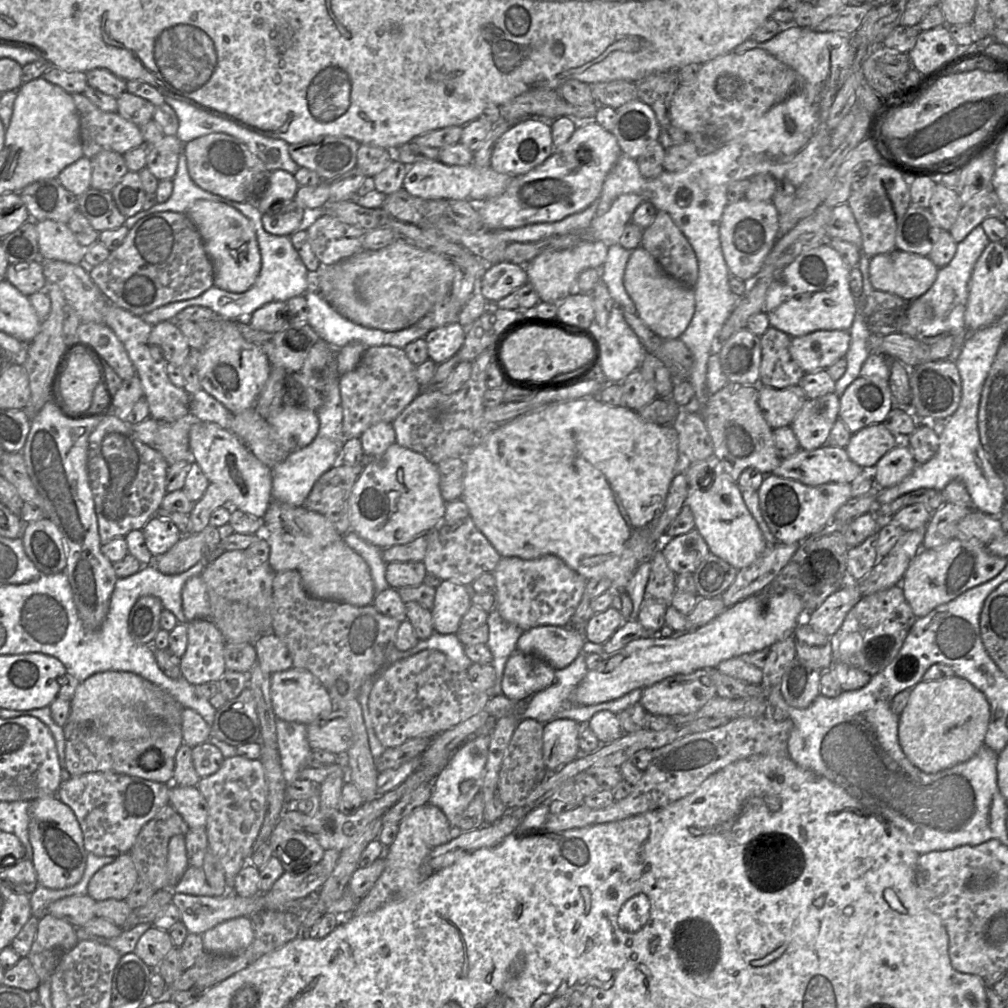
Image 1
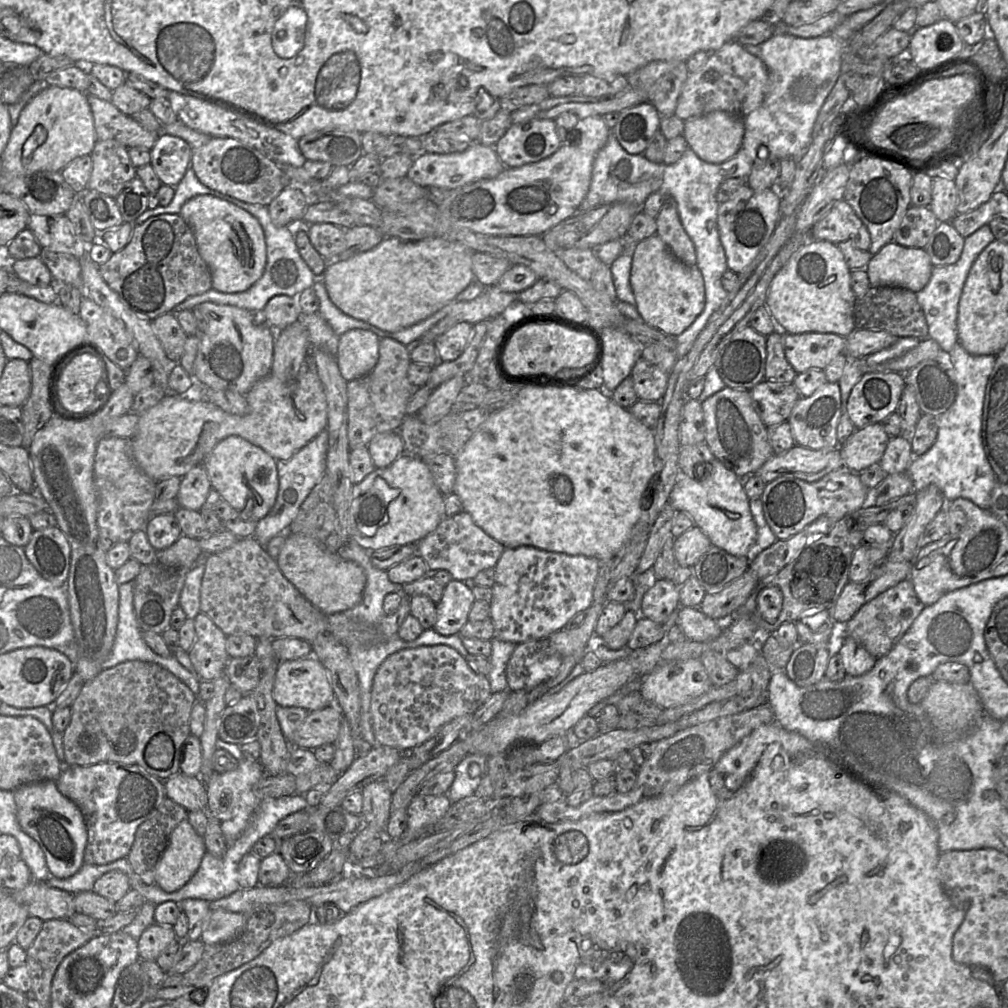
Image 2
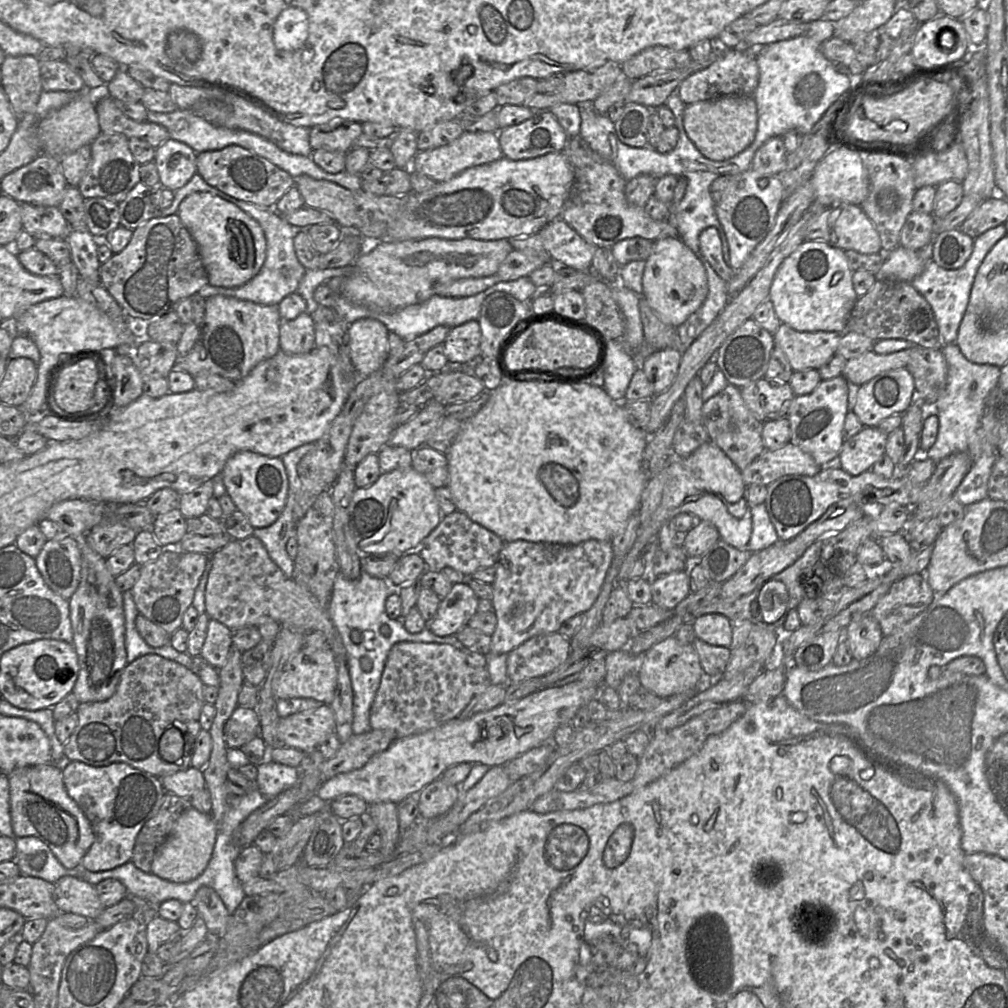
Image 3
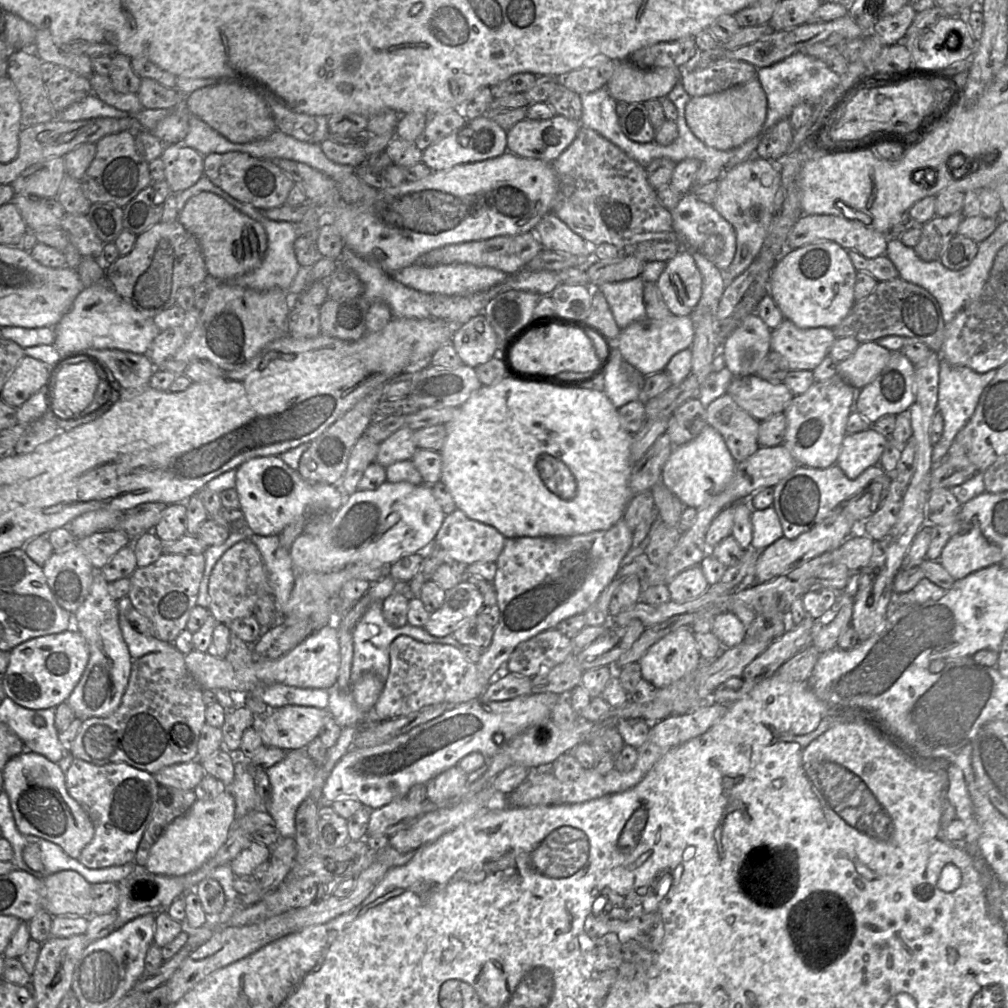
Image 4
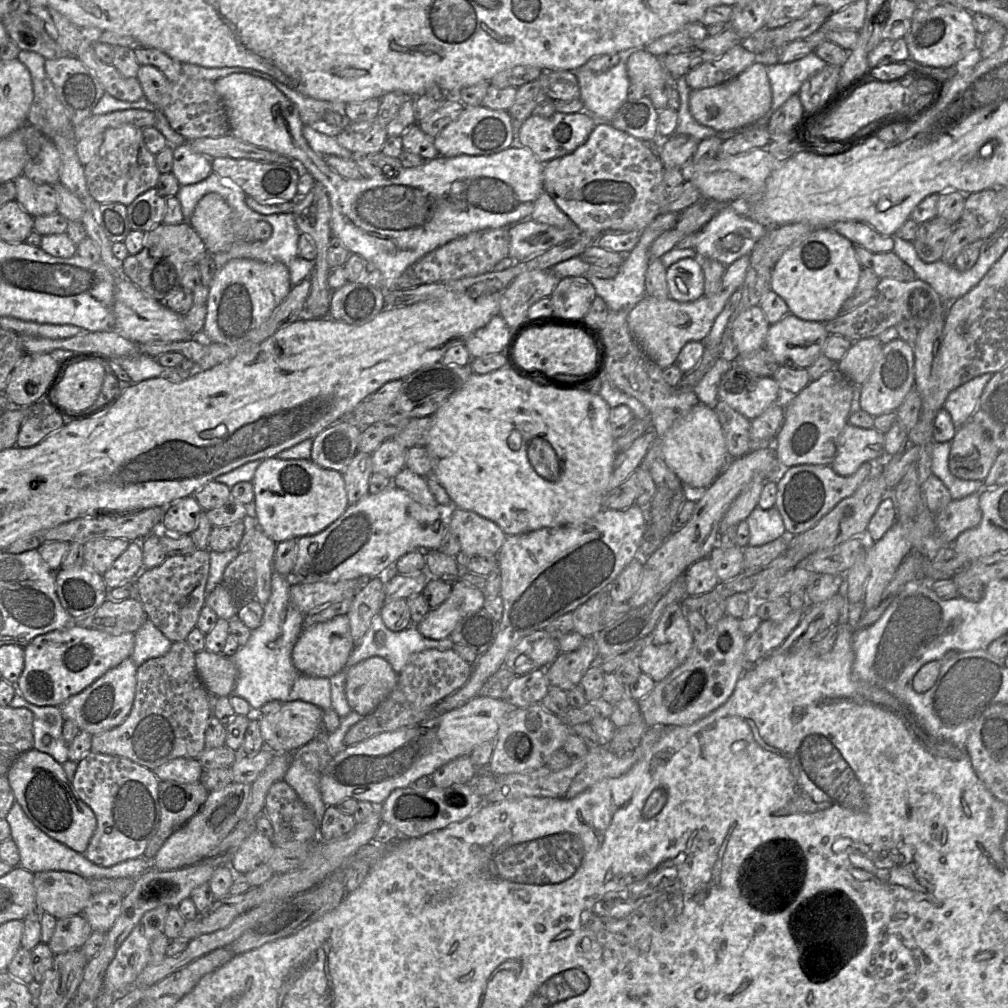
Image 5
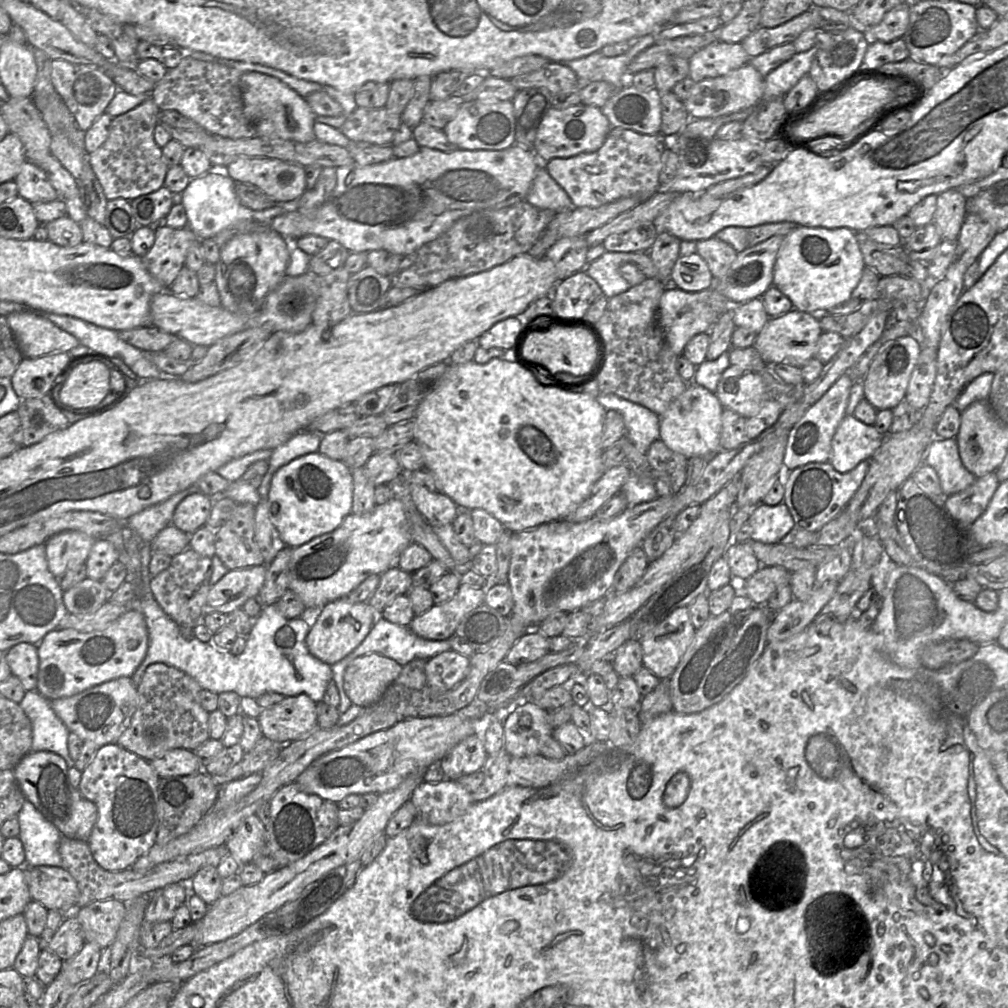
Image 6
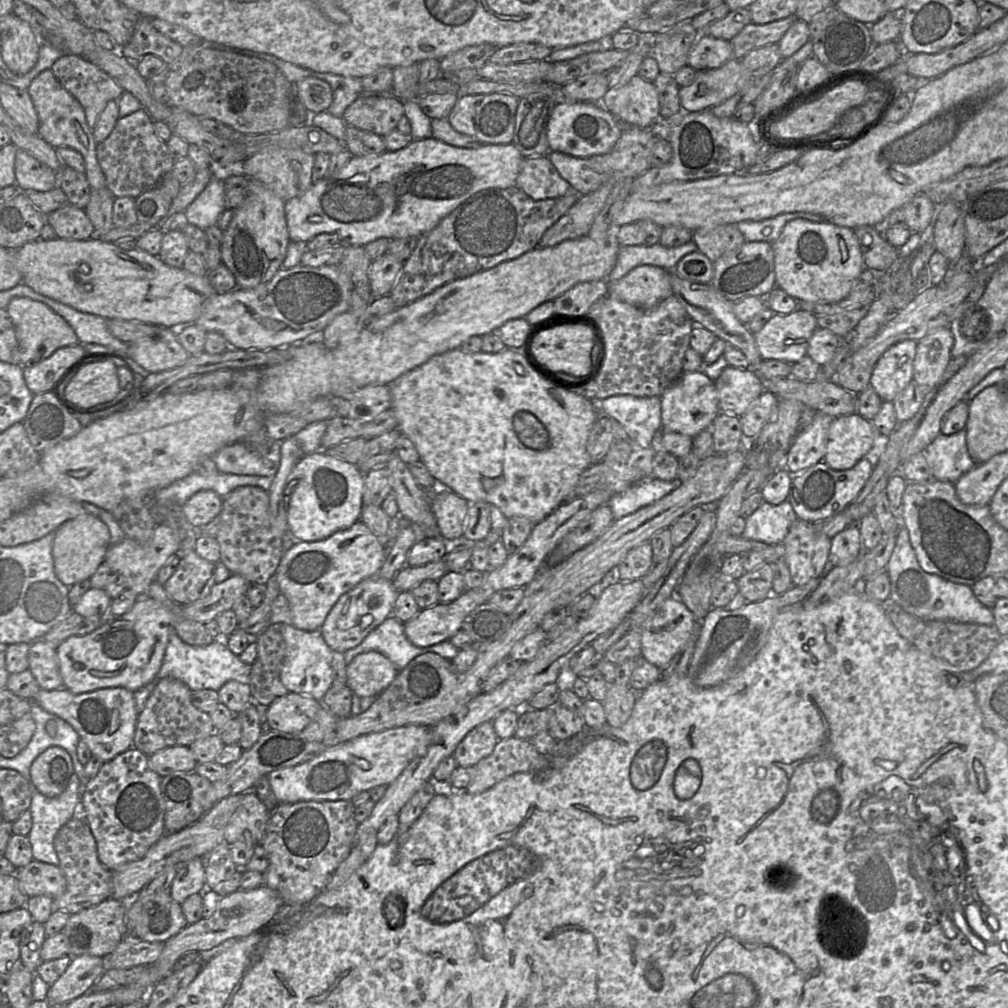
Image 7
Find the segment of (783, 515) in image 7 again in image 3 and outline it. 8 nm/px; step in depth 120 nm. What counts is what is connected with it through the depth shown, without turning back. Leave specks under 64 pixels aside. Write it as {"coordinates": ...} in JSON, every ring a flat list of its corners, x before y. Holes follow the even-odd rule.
{"coordinates":[[765,503,751,506,752,533,748,551,756,553,778,542,779,537,770,520]]}

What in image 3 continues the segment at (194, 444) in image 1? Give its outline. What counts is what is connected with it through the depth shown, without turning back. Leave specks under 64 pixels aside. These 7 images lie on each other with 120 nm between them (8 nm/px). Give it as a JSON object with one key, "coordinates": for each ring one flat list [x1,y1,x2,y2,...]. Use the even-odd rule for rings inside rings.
{"coordinates":[[239,451,225,463,220,478,237,510,241,511,253,528,273,524,283,511,288,495,288,478,281,458,268,457,251,451]]}

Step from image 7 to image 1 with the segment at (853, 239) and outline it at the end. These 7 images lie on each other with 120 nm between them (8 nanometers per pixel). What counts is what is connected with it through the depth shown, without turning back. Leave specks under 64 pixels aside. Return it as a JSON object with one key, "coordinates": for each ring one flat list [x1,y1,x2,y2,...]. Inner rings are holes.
{"coordinates":[[828,242,801,253,768,289,764,312,770,326,791,338,818,330,849,331,857,311,857,300,849,285,850,269]]}

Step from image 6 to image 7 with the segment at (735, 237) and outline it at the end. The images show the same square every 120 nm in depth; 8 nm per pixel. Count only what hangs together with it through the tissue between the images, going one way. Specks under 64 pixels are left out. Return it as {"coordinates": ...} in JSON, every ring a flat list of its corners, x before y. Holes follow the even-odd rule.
{"coordinates":[[793,212,777,215,761,221,742,221,738,229,747,242,768,242,773,244,780,236,784,226,791,220,802,218,812,222,825,222,825,218,808,212]]}

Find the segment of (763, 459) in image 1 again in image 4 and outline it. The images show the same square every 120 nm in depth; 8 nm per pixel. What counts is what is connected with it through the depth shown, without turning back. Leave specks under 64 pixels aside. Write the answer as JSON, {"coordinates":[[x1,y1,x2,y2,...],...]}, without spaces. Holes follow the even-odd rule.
{"coordinates":[[729,394,715,399,705,410,707,425,722,435,736,463,744,461,760,447,760,422,740,408]]}

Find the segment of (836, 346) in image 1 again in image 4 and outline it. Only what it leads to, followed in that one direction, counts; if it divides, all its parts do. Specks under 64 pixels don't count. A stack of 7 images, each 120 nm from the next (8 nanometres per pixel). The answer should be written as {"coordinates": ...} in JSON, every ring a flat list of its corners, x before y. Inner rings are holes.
{"coordinates":[[784,318,771,332,771,350,783,356,790,371,813,371,828,355,835,340,830,328,800,329]]}

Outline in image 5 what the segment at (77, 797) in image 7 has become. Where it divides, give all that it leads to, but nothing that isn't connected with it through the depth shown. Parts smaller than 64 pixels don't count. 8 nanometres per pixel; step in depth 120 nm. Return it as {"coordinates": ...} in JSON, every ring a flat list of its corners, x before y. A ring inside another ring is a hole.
{"coordinates":[[17,802,13,804,5,820,10,825,10,838,15,842,19,851,19,866,33,874,44,871,66,871,78,874,85,879,137,878,151,868,151,862,144,858,126,860,111,867,97,866,90,862,83,854,73,851,45,834,28,818]]}

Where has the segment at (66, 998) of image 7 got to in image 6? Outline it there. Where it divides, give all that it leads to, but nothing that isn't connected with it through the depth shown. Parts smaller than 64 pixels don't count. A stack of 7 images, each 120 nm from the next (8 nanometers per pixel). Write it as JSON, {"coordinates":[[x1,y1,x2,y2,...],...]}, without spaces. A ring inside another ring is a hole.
{"coordinates":[[84,943,82,949,70,960,63,963,63,973,74,986,89,981,98,973,102,949,94,943]]}

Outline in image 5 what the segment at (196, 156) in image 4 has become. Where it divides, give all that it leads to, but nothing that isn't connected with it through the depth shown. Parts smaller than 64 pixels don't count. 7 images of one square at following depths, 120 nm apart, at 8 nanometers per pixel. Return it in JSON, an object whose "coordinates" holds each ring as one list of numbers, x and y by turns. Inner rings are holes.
{"coordinates":[[185,143,173,149,173,168,171,172,180,185,184,186,203,181,213,171,211,160]]}

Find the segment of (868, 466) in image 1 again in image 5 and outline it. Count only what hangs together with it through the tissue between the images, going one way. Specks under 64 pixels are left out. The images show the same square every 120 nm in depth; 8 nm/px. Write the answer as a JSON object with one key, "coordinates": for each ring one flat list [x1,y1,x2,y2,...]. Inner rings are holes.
{"coordinates":[[849,423,838,438,838,448,831,467,840,476,854,474,864,463,881,463,886,459,885,434,873,428,860,428]]}

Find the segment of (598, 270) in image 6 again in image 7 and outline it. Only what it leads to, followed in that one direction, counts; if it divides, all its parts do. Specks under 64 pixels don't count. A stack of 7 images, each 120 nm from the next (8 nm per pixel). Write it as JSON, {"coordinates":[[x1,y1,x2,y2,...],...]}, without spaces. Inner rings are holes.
{"coordinates":[[693,240,688,243,668,248,660,243,652,246,622,246,619,249,615,266,605,281,610,284,624,277,633,268,650,265,674,271,677,263,687,254,697,251]]}

